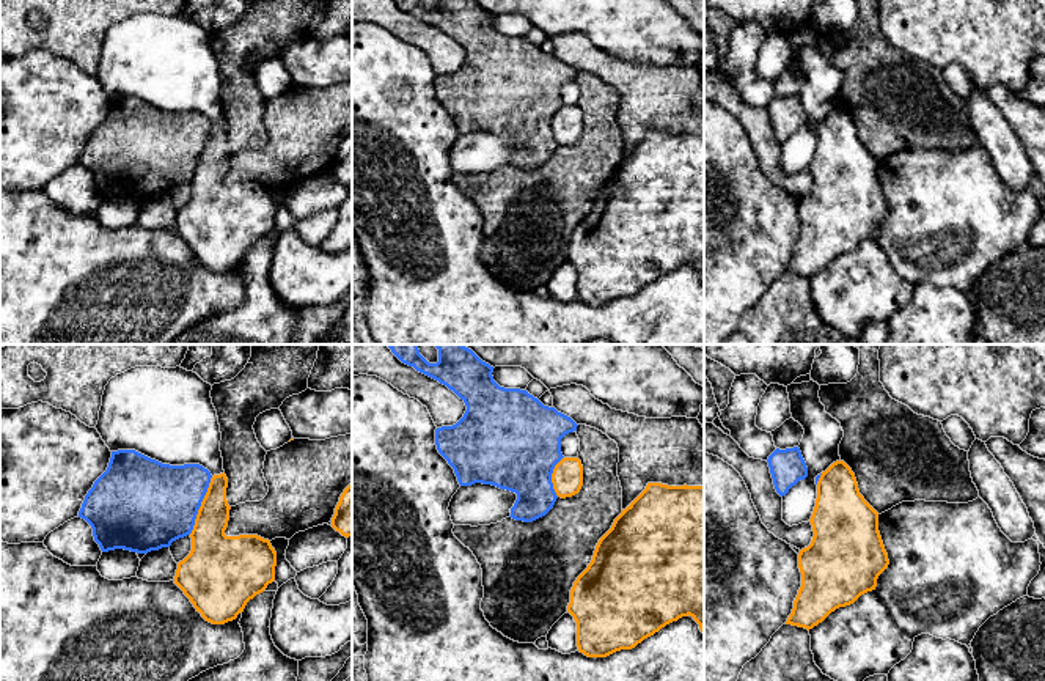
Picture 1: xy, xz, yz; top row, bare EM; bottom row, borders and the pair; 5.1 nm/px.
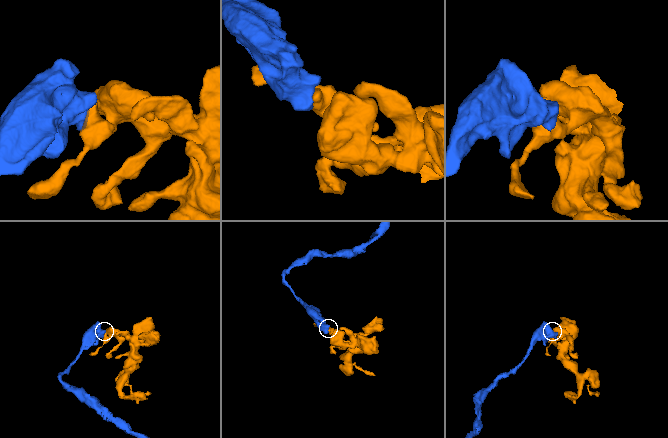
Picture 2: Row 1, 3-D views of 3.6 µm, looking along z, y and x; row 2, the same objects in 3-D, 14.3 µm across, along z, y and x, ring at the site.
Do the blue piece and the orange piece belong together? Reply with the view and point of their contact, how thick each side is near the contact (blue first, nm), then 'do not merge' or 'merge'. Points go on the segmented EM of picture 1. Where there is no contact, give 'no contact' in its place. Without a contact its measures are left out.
meets blue in xy at (200, 505); 440 nm thick on the blue side, 220 nm on the other; do not merge

